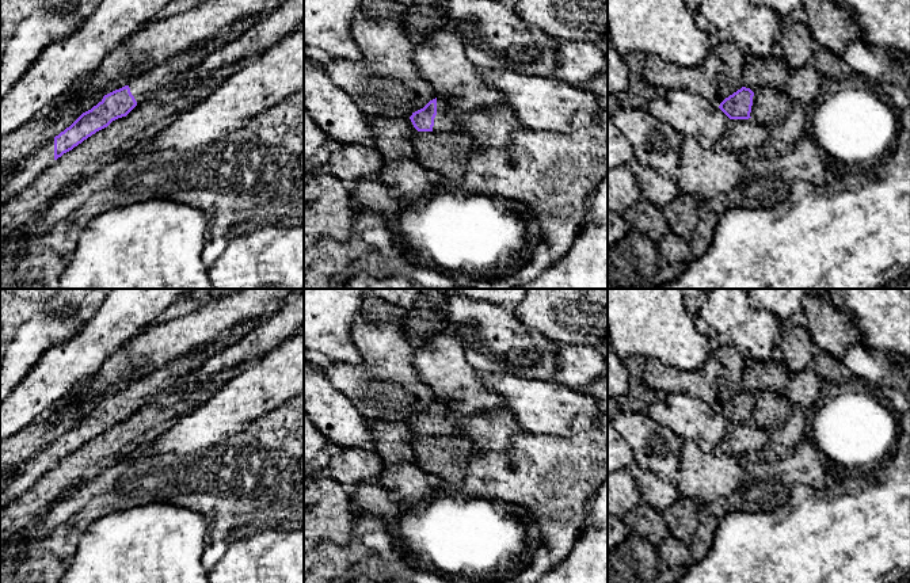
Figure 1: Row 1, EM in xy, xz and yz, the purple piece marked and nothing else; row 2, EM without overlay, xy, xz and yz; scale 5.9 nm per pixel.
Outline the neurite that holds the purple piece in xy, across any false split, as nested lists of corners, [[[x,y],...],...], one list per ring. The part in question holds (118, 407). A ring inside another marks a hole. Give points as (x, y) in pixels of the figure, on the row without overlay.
[[[260,317],[237,324],[220,342],[178,358],[167,366],[136,380],[127,389],[104,399],[96,409],[83,416],[69,431],[0,483],[0,508],[22,495],[64,457],[107,431],[113,424],[126,420],[137,408],[145,405],[153,397],[178,386],[207,358],[240,340],[263,320],[264,317]]]

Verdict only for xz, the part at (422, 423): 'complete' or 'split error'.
split error

